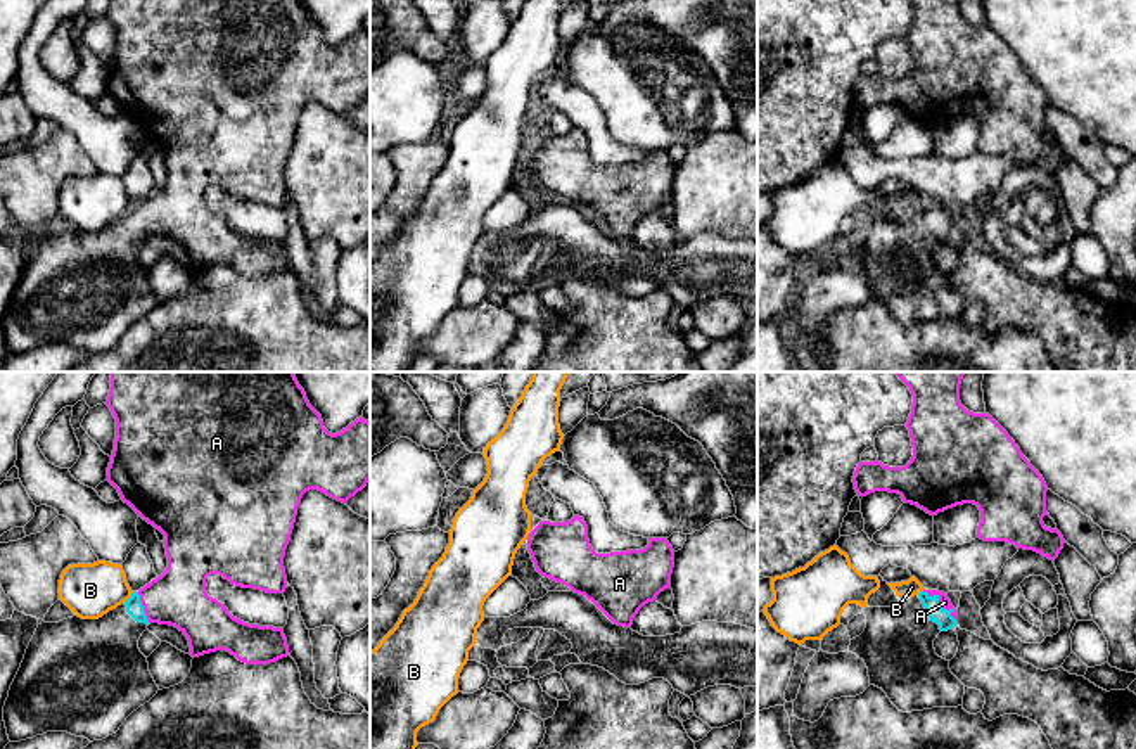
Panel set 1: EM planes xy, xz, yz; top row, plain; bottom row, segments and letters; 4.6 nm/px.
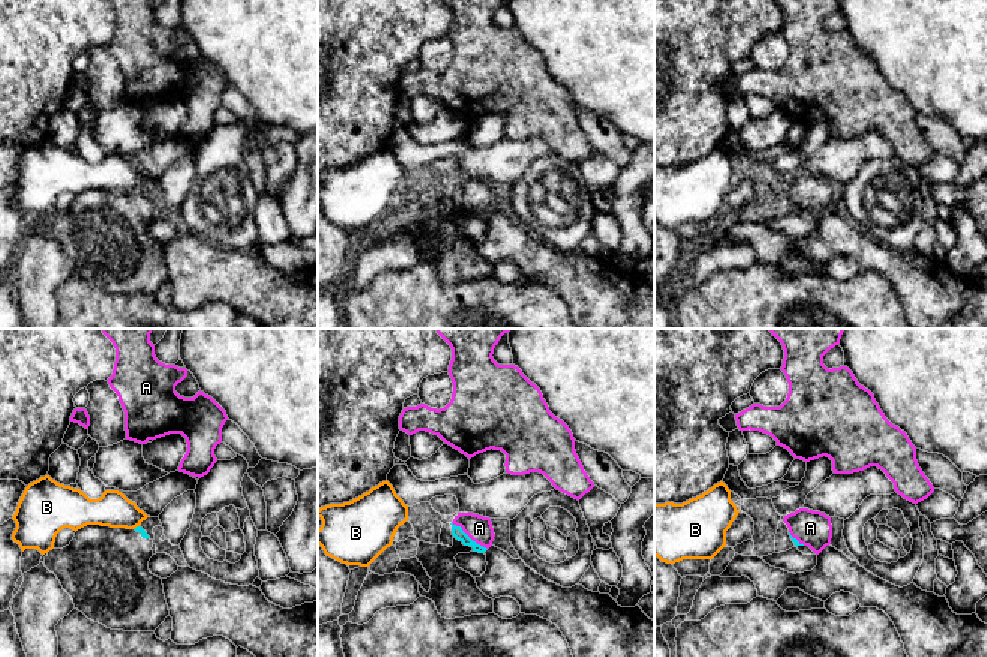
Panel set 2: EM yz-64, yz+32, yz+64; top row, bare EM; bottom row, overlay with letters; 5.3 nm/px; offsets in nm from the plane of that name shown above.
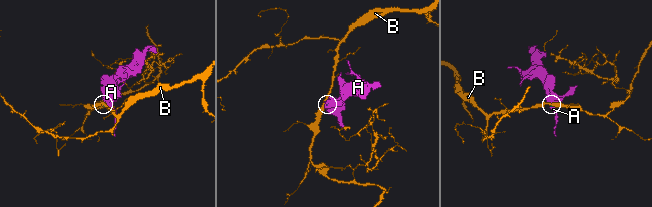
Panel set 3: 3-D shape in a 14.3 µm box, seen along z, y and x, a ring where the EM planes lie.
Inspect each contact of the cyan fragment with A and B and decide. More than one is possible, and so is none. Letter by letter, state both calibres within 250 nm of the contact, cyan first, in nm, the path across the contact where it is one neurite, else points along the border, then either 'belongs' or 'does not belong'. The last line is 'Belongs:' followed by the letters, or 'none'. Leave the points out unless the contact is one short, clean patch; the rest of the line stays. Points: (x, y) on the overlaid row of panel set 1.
A: calibres 80 and 60 nm; way yz (934, 611), (938, 602), (944, 602); belongs
B: calibres 80 and 260 nm; border xy (134, 592), (123, 602); does not belong
Belongs: A

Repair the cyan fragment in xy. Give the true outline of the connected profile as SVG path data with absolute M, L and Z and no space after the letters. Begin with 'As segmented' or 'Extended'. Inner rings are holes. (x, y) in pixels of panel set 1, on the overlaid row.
Extended. M109 372L111 389L105 405L116 419L116 439L111 462L107 467L107 481L118 490L121 500L128 503L144 521L152 524L164 535L164 548L168 557L166 571L149 585L133 592L131 597L109 611L99 619L81 619L78 616L59 623L41 621L26 649L21 668L10 685L9 697L3 706L3 721L10 742L21 742L43 735L47 732L67 732L76 737L85 737L90 742L102 740L119 730L126 718L140 706L149 702L159 690L150 671L147 657L138 649L138 640L150 623L169 624L178 628L188 640L190 656L199 657L216 650L227 650L246 664L270 664L289 656L287 638L282 628L249 624L233 618L225 604L209 597L206 579L211 574L220 574L235 586L254 588L266 593L284 593L287 576L284 567L285 548L289 545L297 507L301 498L310 490L318 490L327 496L346 503L351 496L361 491L370 481L370 422L363 417L351 422L341 432L329 432L323 427L322 415L310 405L304 389L299 386L294 372Z

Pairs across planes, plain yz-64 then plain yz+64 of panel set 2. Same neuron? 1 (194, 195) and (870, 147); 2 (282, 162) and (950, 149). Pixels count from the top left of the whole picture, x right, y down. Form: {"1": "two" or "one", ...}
{"1": "two", "2": "one"}

